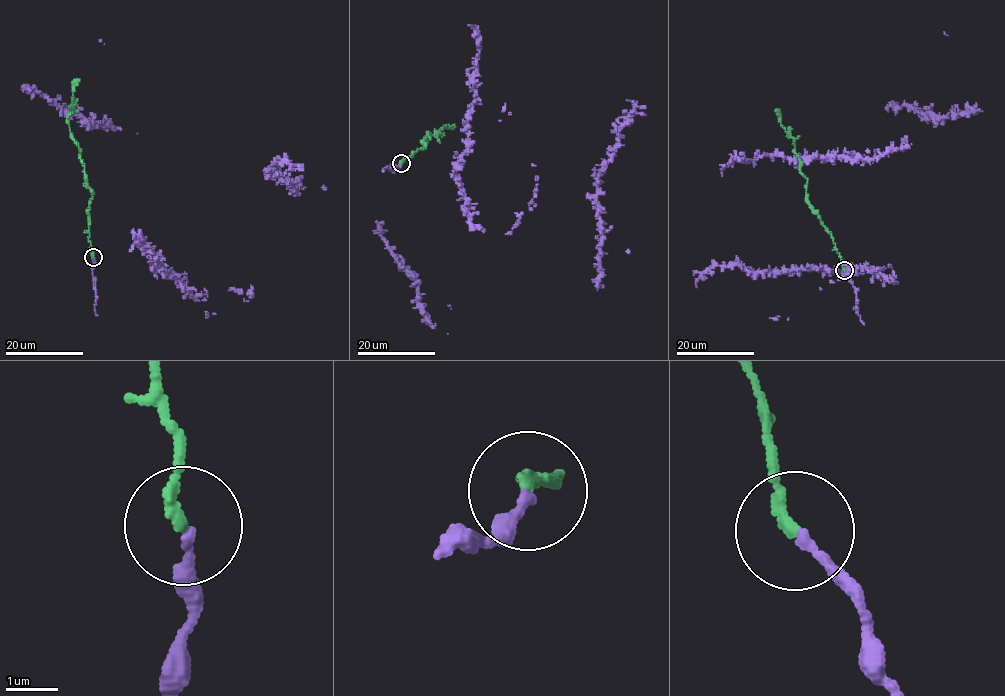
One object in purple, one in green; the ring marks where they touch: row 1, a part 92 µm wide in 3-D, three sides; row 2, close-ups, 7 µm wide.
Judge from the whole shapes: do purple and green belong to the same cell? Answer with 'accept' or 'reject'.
accept

